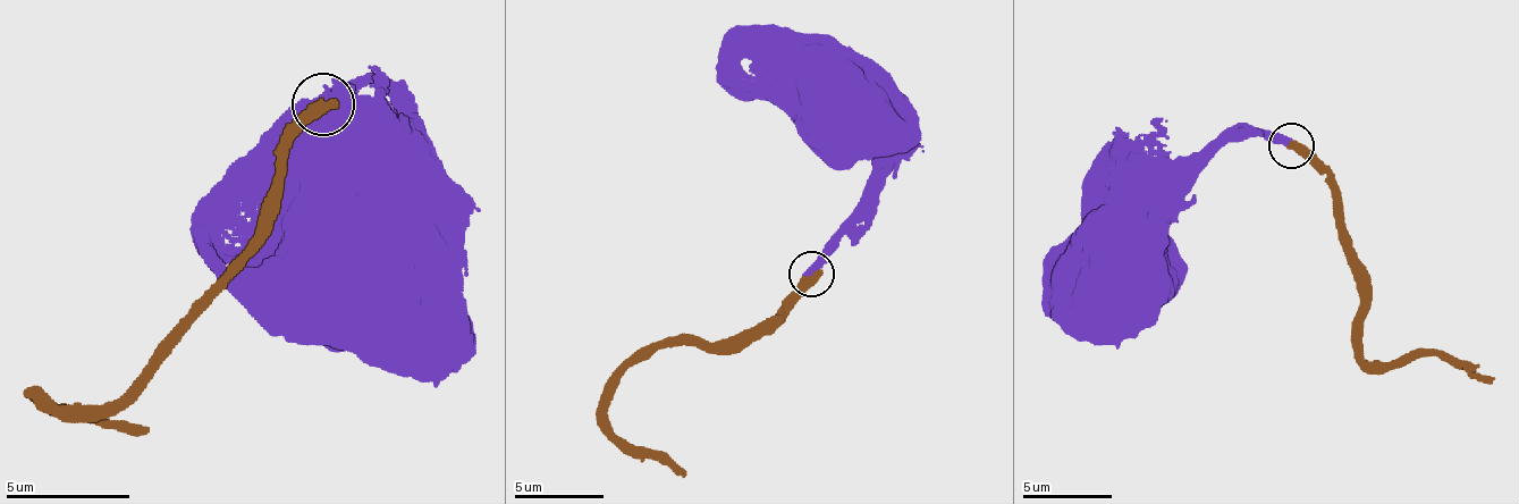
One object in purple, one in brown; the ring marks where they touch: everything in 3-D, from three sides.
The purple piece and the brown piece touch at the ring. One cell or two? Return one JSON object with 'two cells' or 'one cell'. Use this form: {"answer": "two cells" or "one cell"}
{"answer": "one cell"}

